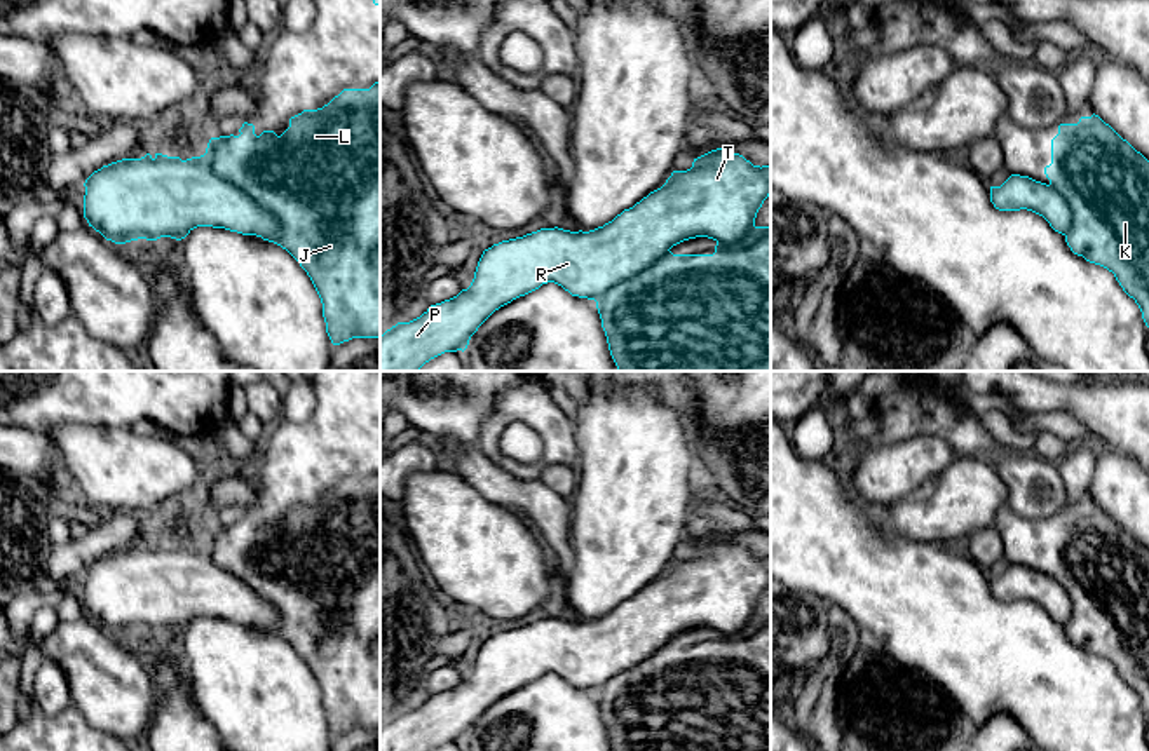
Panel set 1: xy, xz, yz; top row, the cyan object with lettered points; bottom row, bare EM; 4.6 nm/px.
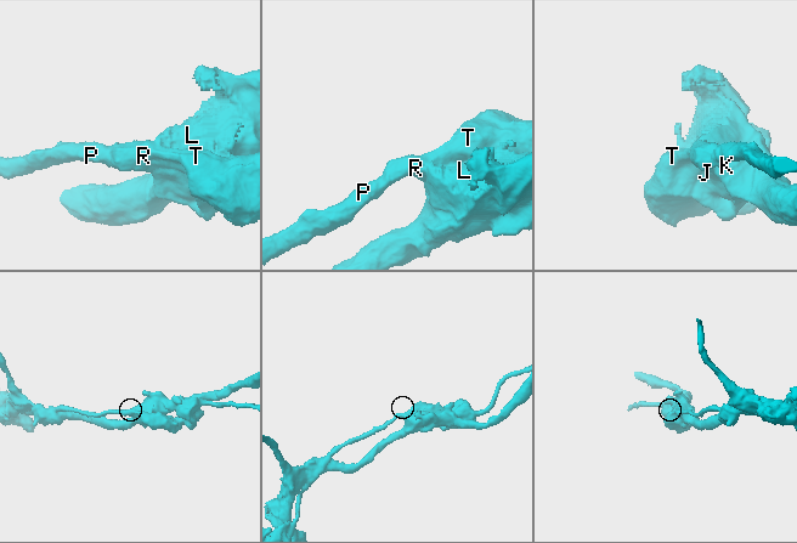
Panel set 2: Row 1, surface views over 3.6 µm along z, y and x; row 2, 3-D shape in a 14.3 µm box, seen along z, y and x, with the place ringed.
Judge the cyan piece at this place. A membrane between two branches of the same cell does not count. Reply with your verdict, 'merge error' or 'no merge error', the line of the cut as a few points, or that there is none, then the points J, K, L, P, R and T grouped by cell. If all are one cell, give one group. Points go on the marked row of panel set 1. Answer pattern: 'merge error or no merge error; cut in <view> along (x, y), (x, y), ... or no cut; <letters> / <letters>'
merge error; cut in xy along (203, 155), (217, 175), (241, 187), (276, 218), (276, 234); J K L / P R T

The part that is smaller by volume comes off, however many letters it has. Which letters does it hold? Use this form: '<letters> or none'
P, R, T

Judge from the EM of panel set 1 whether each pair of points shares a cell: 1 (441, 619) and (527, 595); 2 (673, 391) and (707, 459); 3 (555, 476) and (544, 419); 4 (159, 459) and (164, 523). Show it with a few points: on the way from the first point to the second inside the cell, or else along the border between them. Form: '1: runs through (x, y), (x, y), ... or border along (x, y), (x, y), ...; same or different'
1: border along (426, 577), (454, 607); different
2: runs through (684, 408), (696, 441); same
3: border along (576, 467), (550, 466), (537, 478); different
4: border along (190, 495), (171, 502), (154, 516); different

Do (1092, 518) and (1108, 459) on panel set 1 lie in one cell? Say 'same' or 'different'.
different

